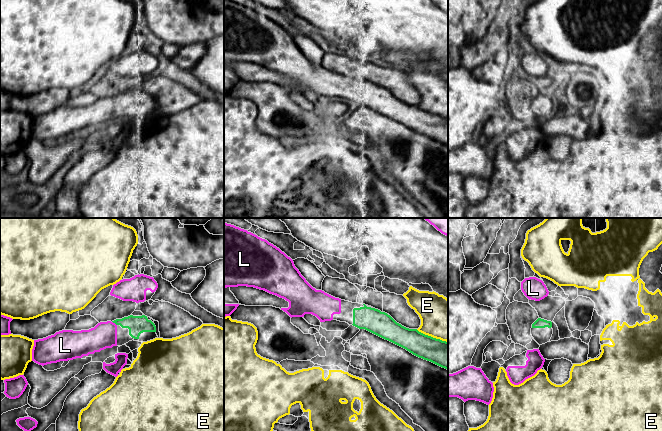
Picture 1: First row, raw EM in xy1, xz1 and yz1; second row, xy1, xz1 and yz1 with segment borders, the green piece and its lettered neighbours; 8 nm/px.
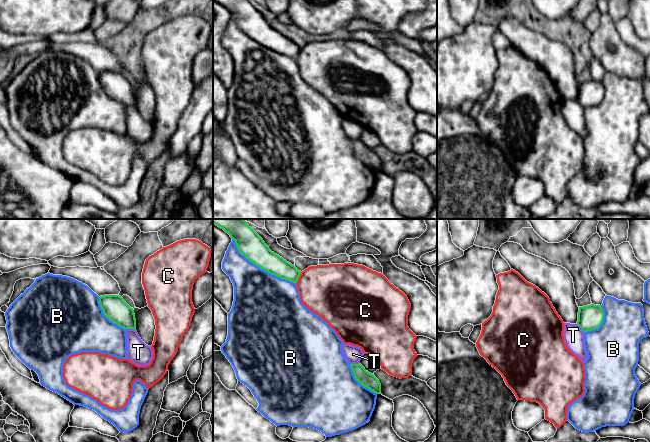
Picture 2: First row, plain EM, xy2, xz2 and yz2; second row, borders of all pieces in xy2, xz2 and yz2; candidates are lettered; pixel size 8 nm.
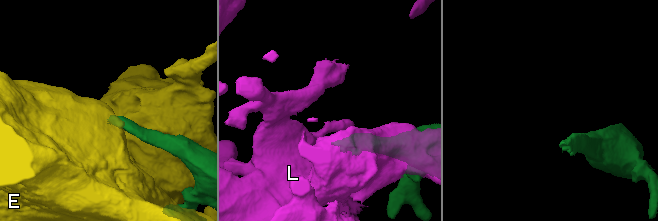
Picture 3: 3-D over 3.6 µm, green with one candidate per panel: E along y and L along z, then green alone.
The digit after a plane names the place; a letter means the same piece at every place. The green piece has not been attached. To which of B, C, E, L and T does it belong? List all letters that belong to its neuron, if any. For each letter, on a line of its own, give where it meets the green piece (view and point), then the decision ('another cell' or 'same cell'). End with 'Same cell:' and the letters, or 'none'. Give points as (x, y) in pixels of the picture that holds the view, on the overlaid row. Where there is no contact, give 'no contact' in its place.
B: xz2 (261, 268) | another cell
C: xz2 (298, 277) | another cell
E: xz1 (432, 337) | another cell
L: xy1 (114, 322) | same cell
T: xy2 (131, 328) | another cell
Same cell: L

